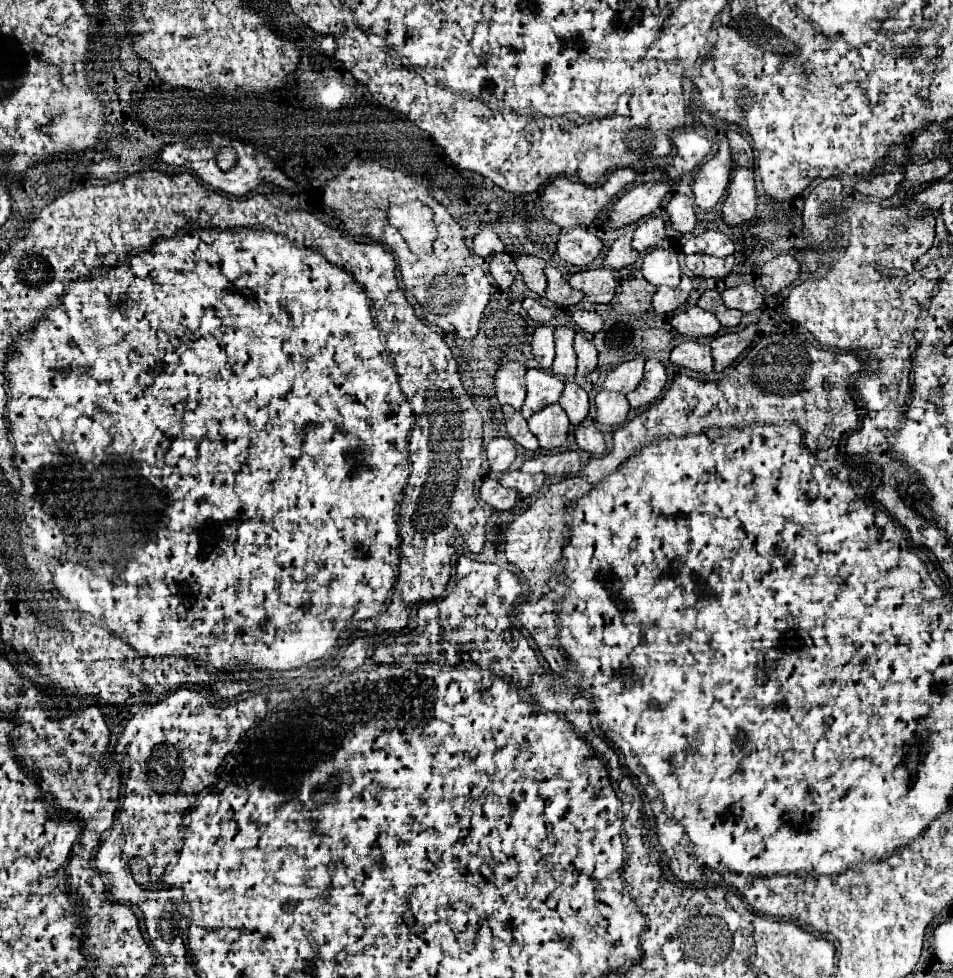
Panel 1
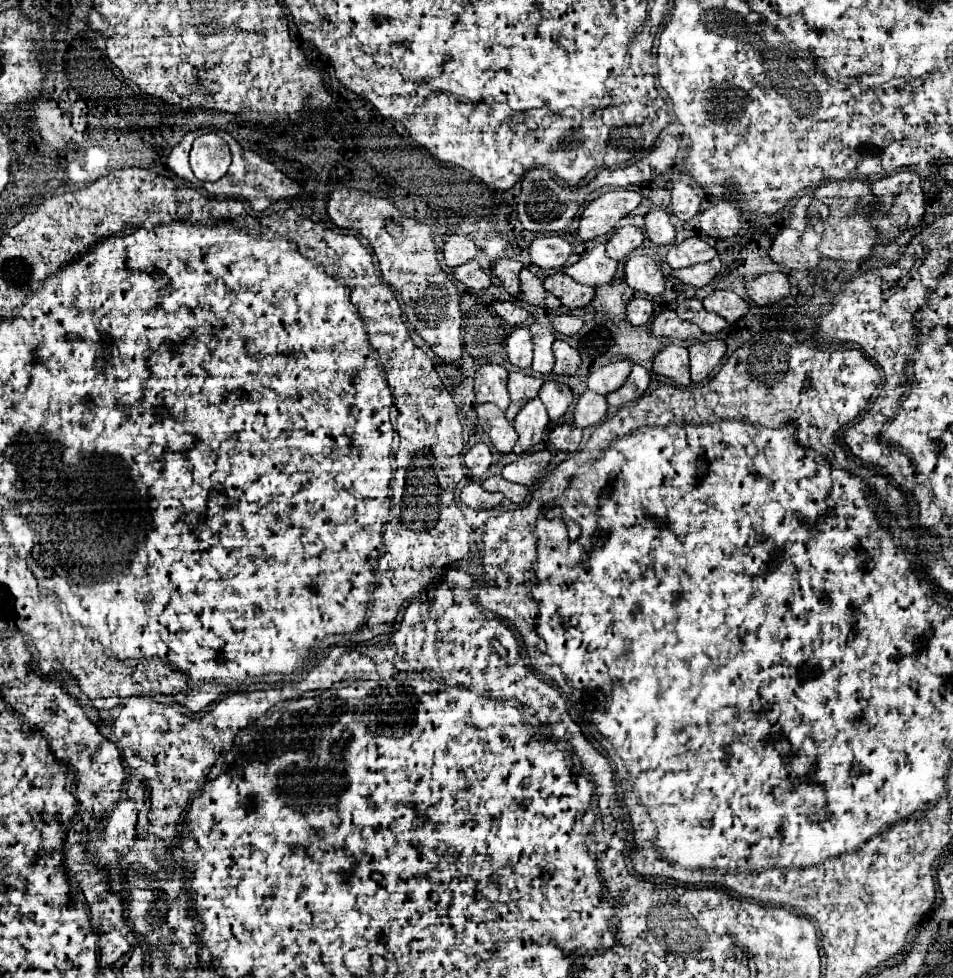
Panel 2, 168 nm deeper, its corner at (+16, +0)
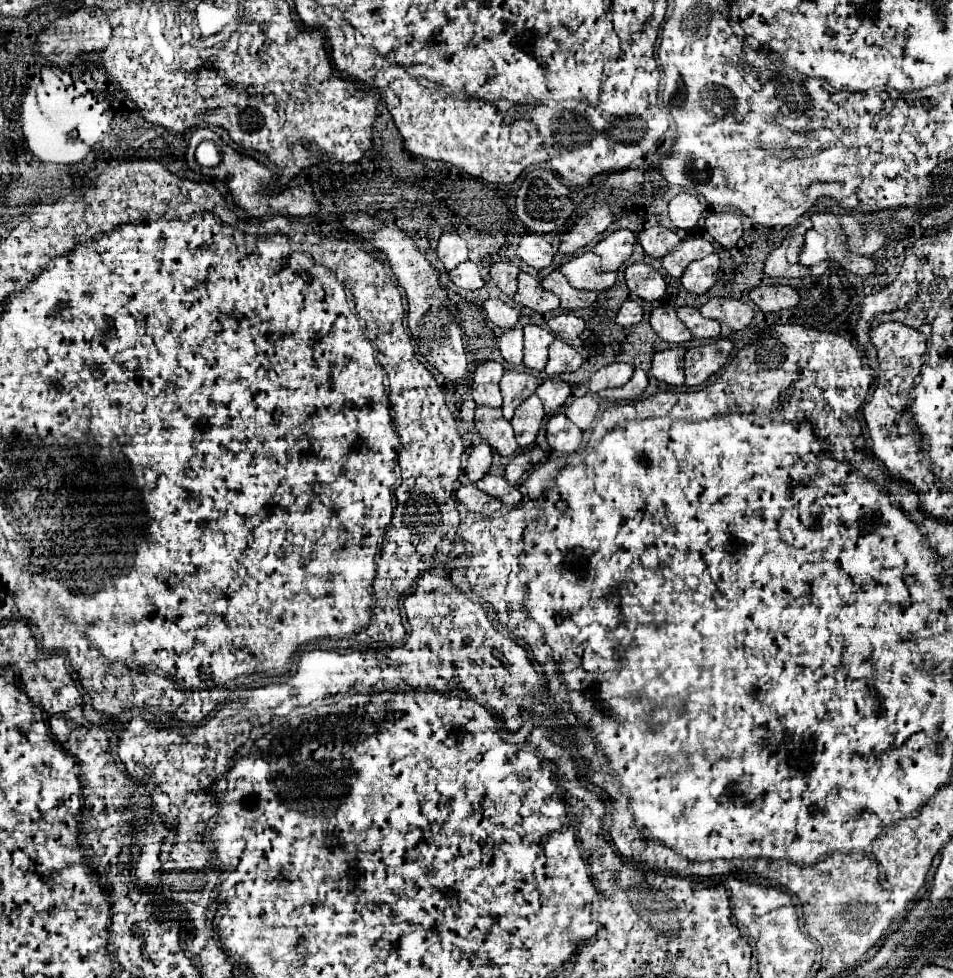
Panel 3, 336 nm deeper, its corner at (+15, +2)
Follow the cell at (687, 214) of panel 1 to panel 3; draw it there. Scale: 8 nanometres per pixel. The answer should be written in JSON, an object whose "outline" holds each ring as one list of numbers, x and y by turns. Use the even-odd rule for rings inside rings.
{"outline":[[655,225,655,227,643,229,639,233,639,243,645,249,645,255,655,257,655,259,667,255,679,241,681,239,677,237,677,233,663,225]]}

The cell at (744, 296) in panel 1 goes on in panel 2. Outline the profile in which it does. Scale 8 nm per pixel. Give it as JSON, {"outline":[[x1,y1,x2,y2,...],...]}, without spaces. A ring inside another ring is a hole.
{"outline":[[714,291,702,303,704,303,706,311,722,315,728,323,738,321,750,309,748,303,742,297,738,297,734,291]]}

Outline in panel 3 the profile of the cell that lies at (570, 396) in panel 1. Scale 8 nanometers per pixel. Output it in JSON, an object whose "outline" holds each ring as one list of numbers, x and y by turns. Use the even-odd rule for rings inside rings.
{"outline":[[553,377,553,379,545,379,539,387,537,387,537,395,541,397,543,401,543,407,547,413,555,413,569,397,571,393,571,387,559,379,559,377]]}

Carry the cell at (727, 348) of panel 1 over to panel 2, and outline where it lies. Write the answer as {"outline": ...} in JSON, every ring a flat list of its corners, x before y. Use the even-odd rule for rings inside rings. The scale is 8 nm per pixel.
{"outline":[[722,339,694,343,688,347,688,353,690,353,690,377,694,383,700,383,722,361,722,357,726,353,726,343]]}

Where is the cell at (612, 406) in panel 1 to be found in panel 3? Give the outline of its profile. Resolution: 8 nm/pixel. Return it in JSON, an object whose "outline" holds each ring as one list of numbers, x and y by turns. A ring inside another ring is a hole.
{"outline":[[585,395,585,397,575,399,571,405,567,405,565,415,567,415,581,431,585,431,585,429,589,429,589,427,593,425,595,415,597,415,597,409,599,409,599,405,597,405,595,397]]}

